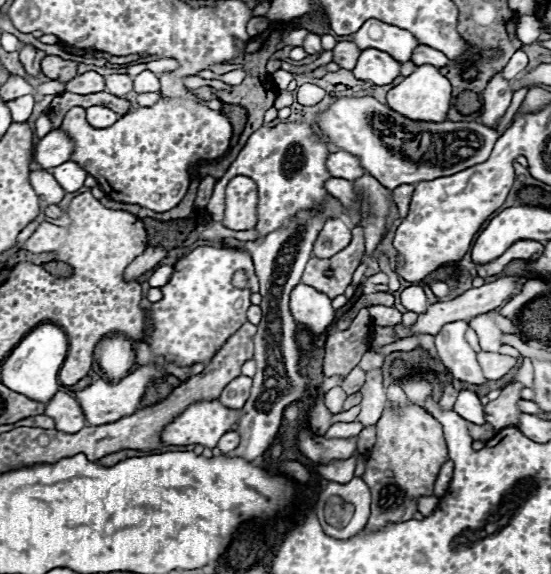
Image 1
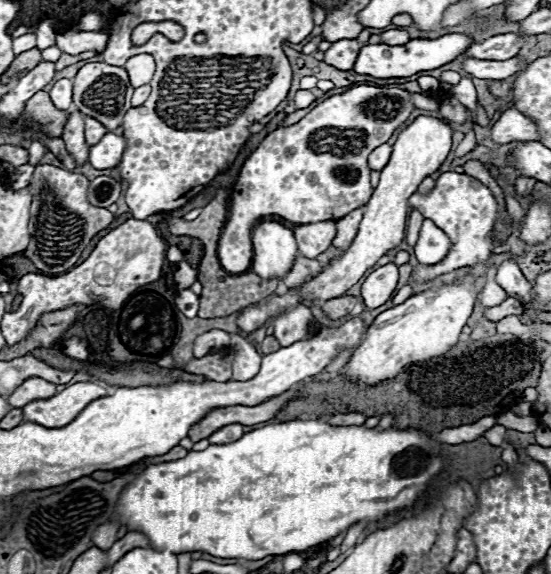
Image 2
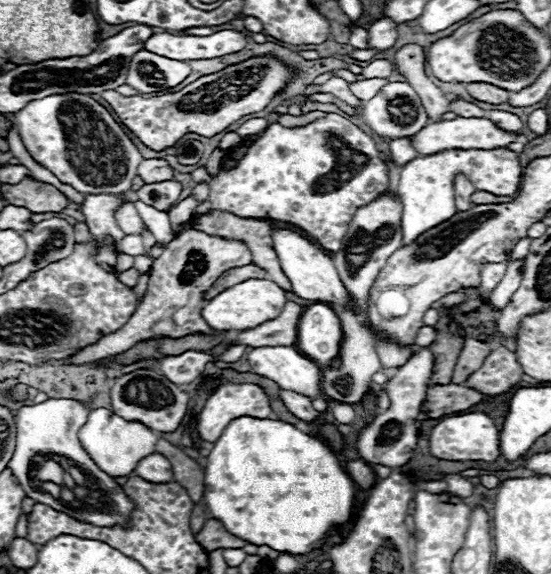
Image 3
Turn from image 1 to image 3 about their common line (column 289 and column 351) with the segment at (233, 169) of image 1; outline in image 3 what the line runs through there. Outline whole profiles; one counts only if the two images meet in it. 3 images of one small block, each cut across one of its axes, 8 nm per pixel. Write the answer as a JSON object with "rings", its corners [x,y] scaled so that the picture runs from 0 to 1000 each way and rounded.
{"rings":[[[592,199],[592,206],[548,223],[515,223],[505,213],[490,216],[425,293],[403,296],[392,310],[385,310],[370,293],[356,293],[348,310],[356,317],[374,314],[381,321],[377,345],[388,366],[425,369],[439,380],[490,380],[526,387],[566,411],[584,432],[613,439],[642,369],[704,331],[704,286],[690,275],[675,237],[657,230],[617,199]]]}

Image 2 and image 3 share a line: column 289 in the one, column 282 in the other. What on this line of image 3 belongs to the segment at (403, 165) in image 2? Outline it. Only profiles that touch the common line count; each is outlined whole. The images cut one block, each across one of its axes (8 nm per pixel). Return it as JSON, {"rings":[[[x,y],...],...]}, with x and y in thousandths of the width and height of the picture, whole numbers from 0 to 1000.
{"rings":[[[446,488],[439,495],[428,495],[425,502],[414,502],[410,509],[396,512],[392,519],[385,519],[367,537],[367,554],[392,578],[454,575],[454,571],[465,571],[468,564],[505,551],[512,544],[515,530],[519,530],[515,505],[501,491],[494,491],[494,488]]]}

